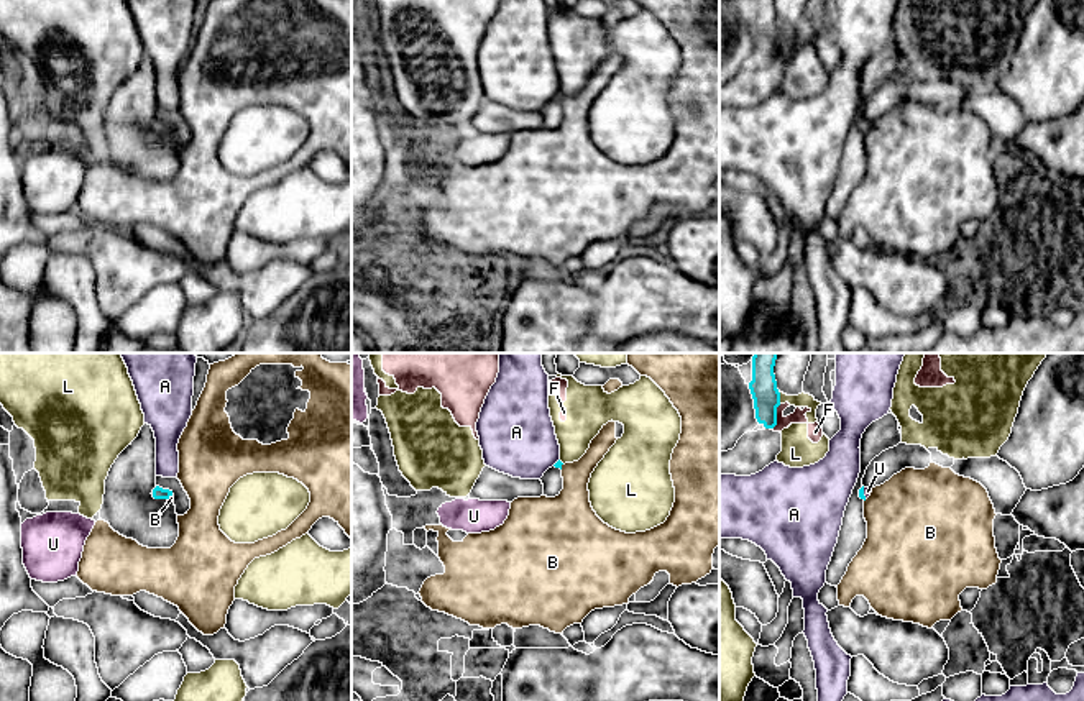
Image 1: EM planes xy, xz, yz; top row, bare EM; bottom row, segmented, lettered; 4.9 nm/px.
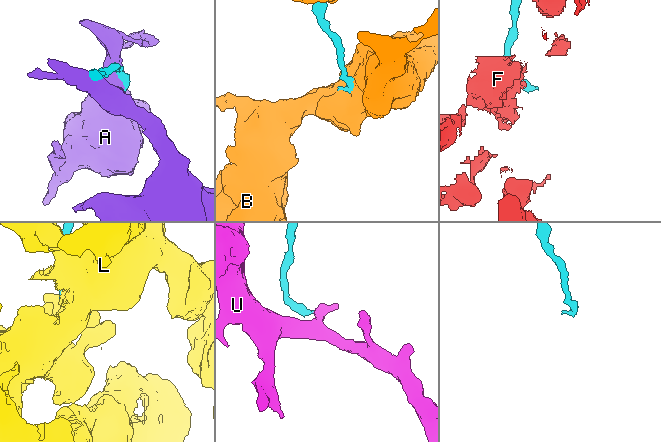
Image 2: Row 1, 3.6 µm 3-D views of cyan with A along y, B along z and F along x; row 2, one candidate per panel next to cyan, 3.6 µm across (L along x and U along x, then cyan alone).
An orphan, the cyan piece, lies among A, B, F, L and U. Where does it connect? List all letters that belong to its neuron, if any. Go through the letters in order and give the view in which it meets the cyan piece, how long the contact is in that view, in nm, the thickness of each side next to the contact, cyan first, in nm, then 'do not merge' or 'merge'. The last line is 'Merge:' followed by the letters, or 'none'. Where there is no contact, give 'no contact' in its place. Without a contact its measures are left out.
A: xz | 50 nm | 40/360 nm | do not merge
B: xy | 40 nm | 60/20 nm | do not merge
F: yz | 130 nm | 130/80 nm | do not merge
L: yz | 70 nm | 130/140 nm | do not merge
U: yz | 60 nm | 30/40 nm | merge
Merge: U

